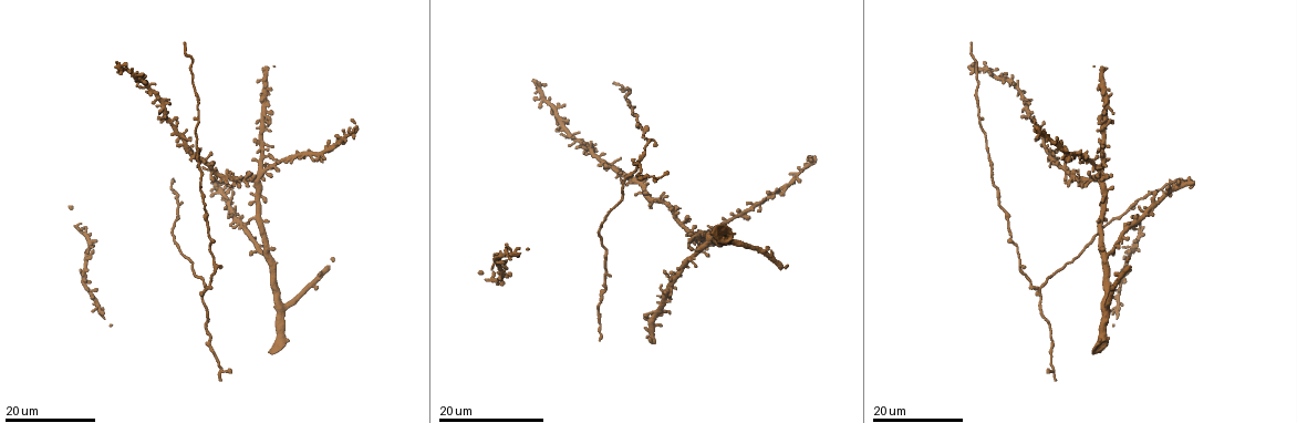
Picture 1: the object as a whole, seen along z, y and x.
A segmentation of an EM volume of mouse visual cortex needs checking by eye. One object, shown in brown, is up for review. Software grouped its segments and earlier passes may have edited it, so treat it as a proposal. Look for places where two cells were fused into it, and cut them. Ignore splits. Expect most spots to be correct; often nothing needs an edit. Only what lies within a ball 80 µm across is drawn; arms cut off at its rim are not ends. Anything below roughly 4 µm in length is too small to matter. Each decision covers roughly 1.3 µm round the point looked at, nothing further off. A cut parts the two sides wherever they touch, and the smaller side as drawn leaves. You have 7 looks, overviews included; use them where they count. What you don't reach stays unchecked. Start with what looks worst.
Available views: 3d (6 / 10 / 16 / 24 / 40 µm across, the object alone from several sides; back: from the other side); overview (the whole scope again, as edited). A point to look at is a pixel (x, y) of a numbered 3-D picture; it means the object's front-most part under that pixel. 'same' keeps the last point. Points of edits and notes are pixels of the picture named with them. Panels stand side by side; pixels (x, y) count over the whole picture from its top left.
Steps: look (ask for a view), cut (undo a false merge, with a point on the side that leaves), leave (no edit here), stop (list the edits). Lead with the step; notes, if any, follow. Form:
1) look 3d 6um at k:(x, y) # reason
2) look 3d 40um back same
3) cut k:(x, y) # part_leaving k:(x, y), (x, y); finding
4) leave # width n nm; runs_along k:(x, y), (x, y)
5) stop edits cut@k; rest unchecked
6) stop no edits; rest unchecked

look 3d 16um at 1:(1038, 289) # three arms meet

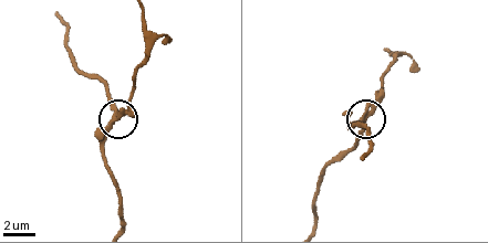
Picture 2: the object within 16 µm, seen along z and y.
look 3d 6um at 2:(113, 120)

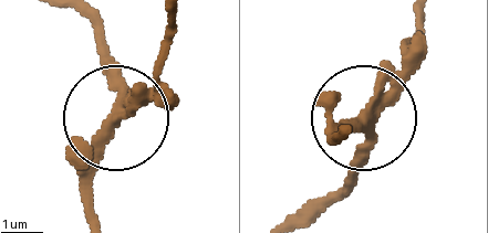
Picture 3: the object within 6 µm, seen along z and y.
leave # side_arm 24 um; runs_along 3:(79, 12), (117, 97), (90, 210); one cell here

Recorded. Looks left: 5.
look 3d 24um at 1:(286, 307)

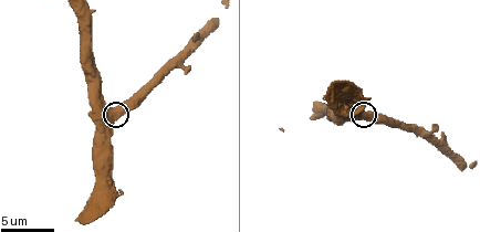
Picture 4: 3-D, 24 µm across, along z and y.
look 3d 10um at 4:(114, 116) # zoom in

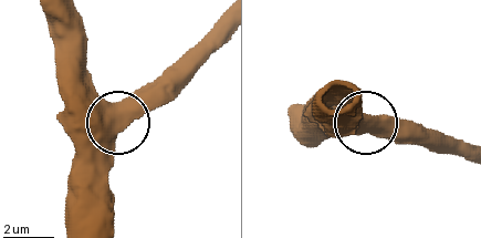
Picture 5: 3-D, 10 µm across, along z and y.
leave # runs_along 5:(74, 21), (83, 40), (85, 79), (118, 123), (72, 172); one cell here

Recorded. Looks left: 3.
look 3d 16um at 1:(607, 248) # thick turns thin

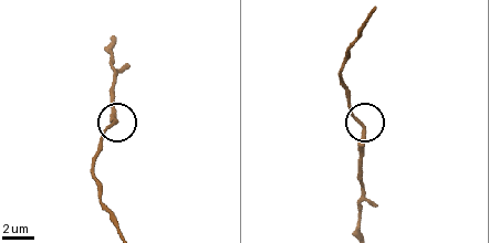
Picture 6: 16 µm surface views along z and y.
look 3d 10um at 6:(362, 127)

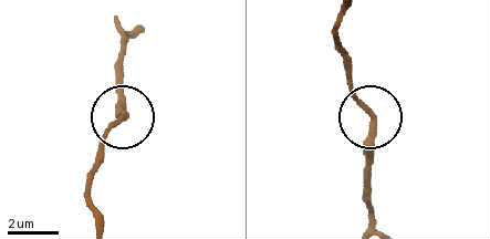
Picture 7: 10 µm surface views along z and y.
leave # runs_along 7:(118, 30), (121, 116), (97, 154); all the same cell

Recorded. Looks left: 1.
stop no edits; rest unchecked

